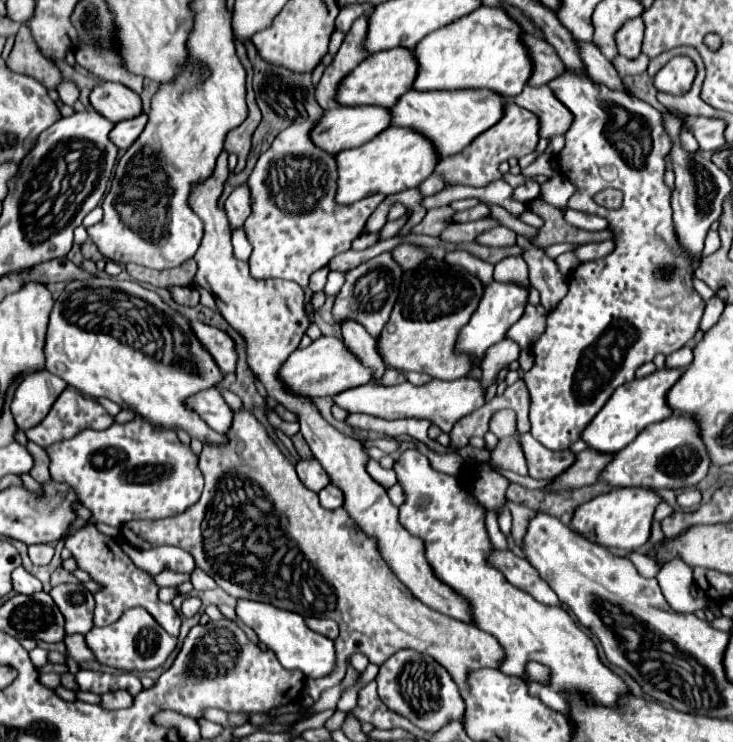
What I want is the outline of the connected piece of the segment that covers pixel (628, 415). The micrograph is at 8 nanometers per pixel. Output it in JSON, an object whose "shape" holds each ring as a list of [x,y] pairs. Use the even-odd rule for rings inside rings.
{"shape":[[[662,368],[652,372],[644,378],[634,378],[628,384],[622,384],[616,388],[616,392],[610,396],[610,400],[604,404],[604,408],[598,412],[598,416],[588,424],[582,440],[588,442],[588,446],[600,450],[600,452],[620,452],[626,448],[648,424],[660,422],[668,416],[672,416],[672,408],[666,402],[668,390],[680,380],[684,370],[680,368]]]}

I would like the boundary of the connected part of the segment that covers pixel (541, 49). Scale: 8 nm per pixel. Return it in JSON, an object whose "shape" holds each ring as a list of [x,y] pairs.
{"shape":[[[522,34],[522,38],[524,38],[524,42],[526,42],[528,50],[530,50],[532,60],[536,60],[532,80],[528,82],[530,86],[534,86],[534,88],[544,86],[544,84],[548,84],[554,78],[564,74],[564,62],[560,60],[560,56],[556,54],[552,44],[548,44],[546,40],[540,40],[540,38],[532,36],[532,34]]]}

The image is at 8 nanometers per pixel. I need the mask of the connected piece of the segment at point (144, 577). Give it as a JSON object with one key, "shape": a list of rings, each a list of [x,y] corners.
{"shape":[[[86,524],[84,528],[80,528],[76,534],[72,534],[66,540],[66,548],[72,552],[78,570],[84,570],[90,574],[90,578],[100,584],[102,588],[98,592],[94,592],[94,600],[96,600],[96,608],[94,608],[94,624],[96,626],[108,626],[114,624],[126,610],[130,608],[144,608],[148,610],[154,620],[172,636],[178,636],[180,632],[180,616],[174,610],[172,604],[164,604],[158,598],[158,584],[154,582],[152,574],[148,574],[146,570],[138,568],[118,546],[118,542],[110,536],[104,536],[102,532],[98,532],[98,528],[94,524]]]}

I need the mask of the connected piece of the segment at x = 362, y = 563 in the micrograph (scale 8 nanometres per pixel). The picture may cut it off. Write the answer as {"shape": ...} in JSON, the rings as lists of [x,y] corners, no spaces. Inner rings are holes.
{"shape":[[[238,410],[234,412],[234,420],[232,420],[232,426],[228,428],[226,432],[226,438],[228,442],[224,444],[208,444],[204,442],[204,448],[200,452],[200,470],[204,474],[204,480],[206,480],[206,486],[204,486],[204,492],[202,492],[202,498],[196,502],[196,506],[192,506],[188,512],[180,514],[180,516],[174,516],[174,518],[168,518],[168,520],[136,520],[136,522],[128,522],[130,524],[130,532],[132,532],[132,538],[136,540],[134,546],[138,548],[144,548],[144,544],[148,546],[178,546],[186,552],[192,554],[192,558],[196,560],[196,566],[202,568],[208,576],[212,576],[216,580],[216,584],[232,594],[234,598],[246,598],[246,600],[260,600],[260,602],[266,602],[266,604],[272,604],[276,608],[284,608],[284,610],[290,610],[290,612],[298,612],[302,616],[316,616],[316,618],[330,618],[334,622],[338,622],[340,626],[340,636],[336,640],[336,668],[328,674],[328,676],[322,676],[318,680],[306,680],[306,688],[304,692],[310,694],[314,701],[318,700],[320,692],[324,688],[330,688],[330,686],[336,686],[342,682],[344,678],[344,660],[356,652],[364,654],[372,664],[380,666],[384,660],[388,660],[394,652],[398,652],[400,648],[412,648],[412,650],[420,650],[428,656],[432,656],[434,660],[438,660],[452,676],[452,680],[460,686],[460,690],[468,690],[468,674],[474,672],[474,670],[480,670],[480,668],[500,668],[500,662],[504,660],[504,650],[502,646],[498,644],[498,640],[494,636],[490,636],[488,632],[476,628],[474,624],[464,624],[464,622],[458,622],[458,620],[452,620],[444,614],[438,614],[436,610],[428,608],[424,602],[420,602],[408,588],[404,588],[404,584],[400,584],[398,576],[392,572],[392,568],[386,564],[386,560],[380,556],[378,552],[378,544],[376,544],[376,538],[374,536],[368,536],[360,530],[360,526],[348,516],[348,512],[344,508],[338,508],[338,510],[326,510],[320,506],[320,500],[318,500],[318,494],[308,490],[300,480],[298,480],[298,474],[294,470],[294,464],[280,452],[280,448],[276,446],[276,442],[268,436],[266,428],[256,420],[256,416],[248,410]]]}

